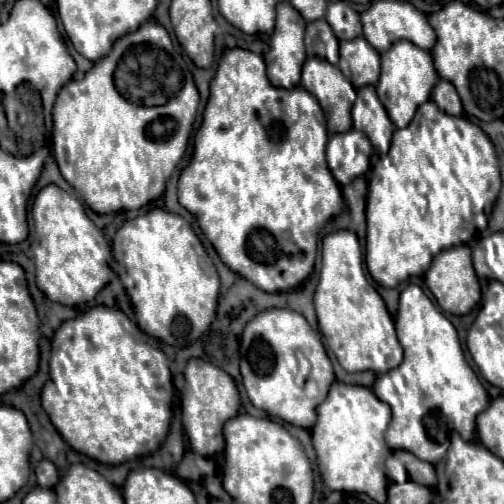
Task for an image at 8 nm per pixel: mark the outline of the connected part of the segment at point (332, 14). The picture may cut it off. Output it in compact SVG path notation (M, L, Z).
M347 1L329 3L325 19L339 39L355 39L361 35L359 15L351 9L351 5Z

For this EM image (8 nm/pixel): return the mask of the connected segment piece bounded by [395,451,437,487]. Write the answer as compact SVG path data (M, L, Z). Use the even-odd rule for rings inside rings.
M395 451L395 455L403 461L403 465L405 465L407 473L409 473L411 481L415 481L419 485L425 485L425 487L433 487L437 483L435 469L433 469L431 463L421 461L413 453L407 453L407 451Z

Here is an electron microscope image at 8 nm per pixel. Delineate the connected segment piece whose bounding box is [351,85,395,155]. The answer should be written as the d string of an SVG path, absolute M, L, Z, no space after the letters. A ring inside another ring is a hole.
M373 85L361 87L357 91L357 99L351 115L353 115L353 129L365 133L379 155L387 155L395 125L391 123L387 111L379 103Z

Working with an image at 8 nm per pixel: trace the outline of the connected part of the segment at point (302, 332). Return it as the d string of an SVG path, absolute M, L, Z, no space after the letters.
M265 309L257 313L245 325L239 351L243 385L251 403L291 425L311 429L315 423L315 407L323 402L335 375L319 335L309 327L305 317L291 309Z

